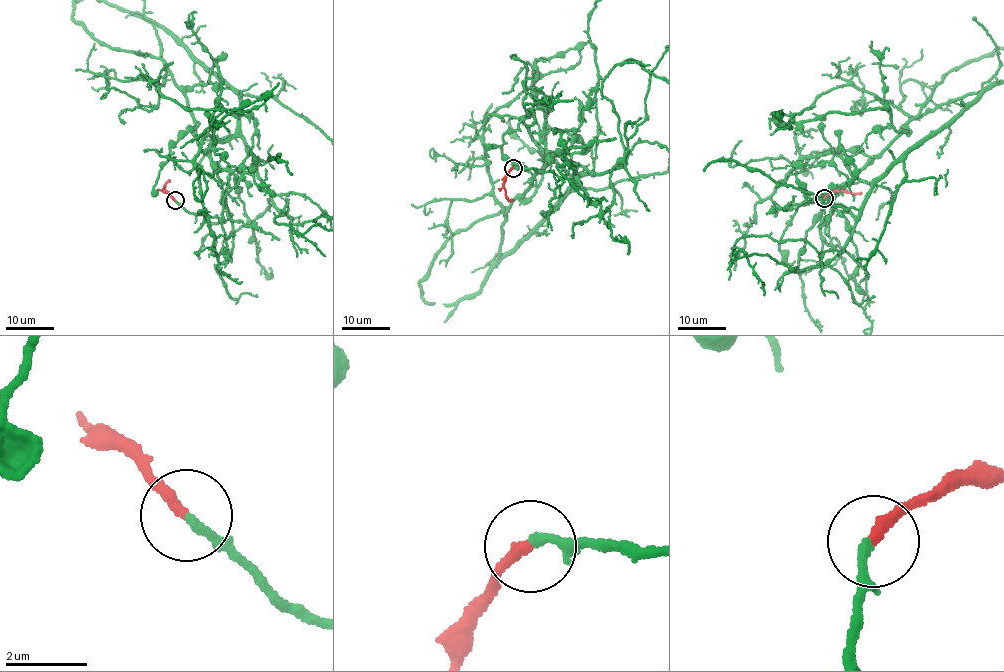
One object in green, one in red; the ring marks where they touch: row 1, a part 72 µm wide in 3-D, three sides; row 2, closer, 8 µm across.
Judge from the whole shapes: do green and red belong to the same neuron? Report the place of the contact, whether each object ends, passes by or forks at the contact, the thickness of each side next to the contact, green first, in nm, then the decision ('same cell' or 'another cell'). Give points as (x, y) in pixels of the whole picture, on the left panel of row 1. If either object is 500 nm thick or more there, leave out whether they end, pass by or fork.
place (175, 200); green ends; red ends; calibres 240 and 280 nm; same cell

